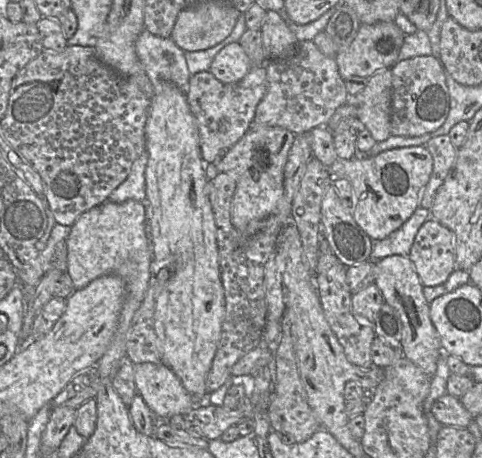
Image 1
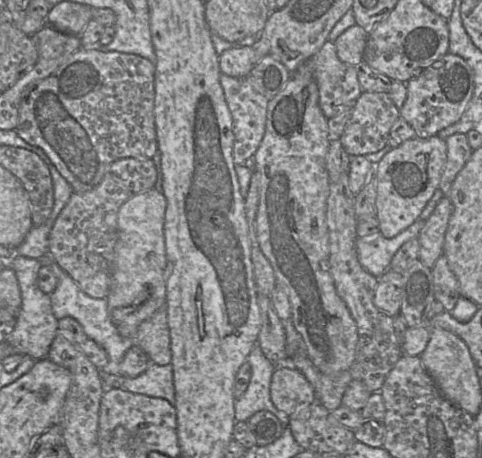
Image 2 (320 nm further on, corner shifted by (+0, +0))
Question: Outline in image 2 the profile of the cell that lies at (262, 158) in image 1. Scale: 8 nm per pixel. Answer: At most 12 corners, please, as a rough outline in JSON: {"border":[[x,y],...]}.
{"border":[[309,62],[268,101],[256,234],[305,353],[348,370],[356,324],[326,223]]}

